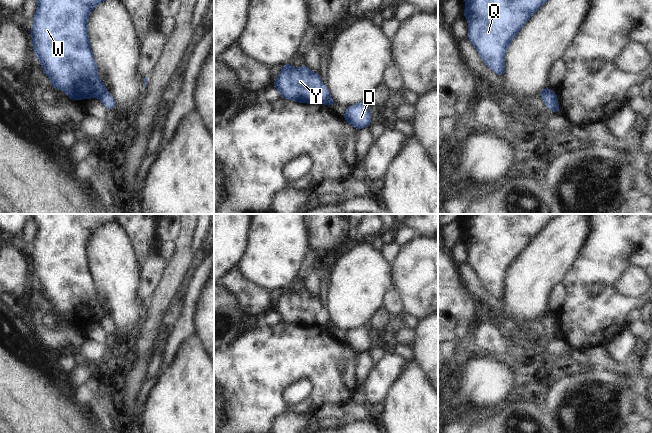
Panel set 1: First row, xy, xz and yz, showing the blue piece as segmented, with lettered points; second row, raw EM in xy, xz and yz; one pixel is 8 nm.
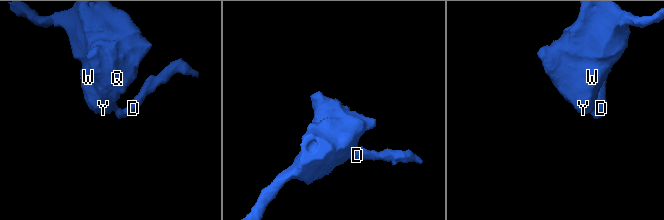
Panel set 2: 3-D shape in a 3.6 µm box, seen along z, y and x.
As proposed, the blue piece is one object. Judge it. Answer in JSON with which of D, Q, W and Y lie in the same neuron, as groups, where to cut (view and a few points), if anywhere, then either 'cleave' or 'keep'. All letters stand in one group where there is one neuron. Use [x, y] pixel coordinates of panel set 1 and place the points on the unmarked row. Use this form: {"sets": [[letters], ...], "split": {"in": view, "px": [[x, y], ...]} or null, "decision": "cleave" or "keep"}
{"sets": [["D"], ["Q", "W", "Y"]], "split": {"in": "xy", "px": [[105, 314], [98, 321]]}, "decision": "cleave"}

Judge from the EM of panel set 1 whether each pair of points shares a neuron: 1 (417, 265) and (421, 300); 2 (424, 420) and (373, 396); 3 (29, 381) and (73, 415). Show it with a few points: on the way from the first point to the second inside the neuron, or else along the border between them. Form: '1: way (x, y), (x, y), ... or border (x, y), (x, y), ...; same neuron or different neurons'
1: way (421, 274), (421, 291); same neuron
2: border (394, 380), (383, 401); different neurons
3: way (40, 392), (62, 414); same neuron

